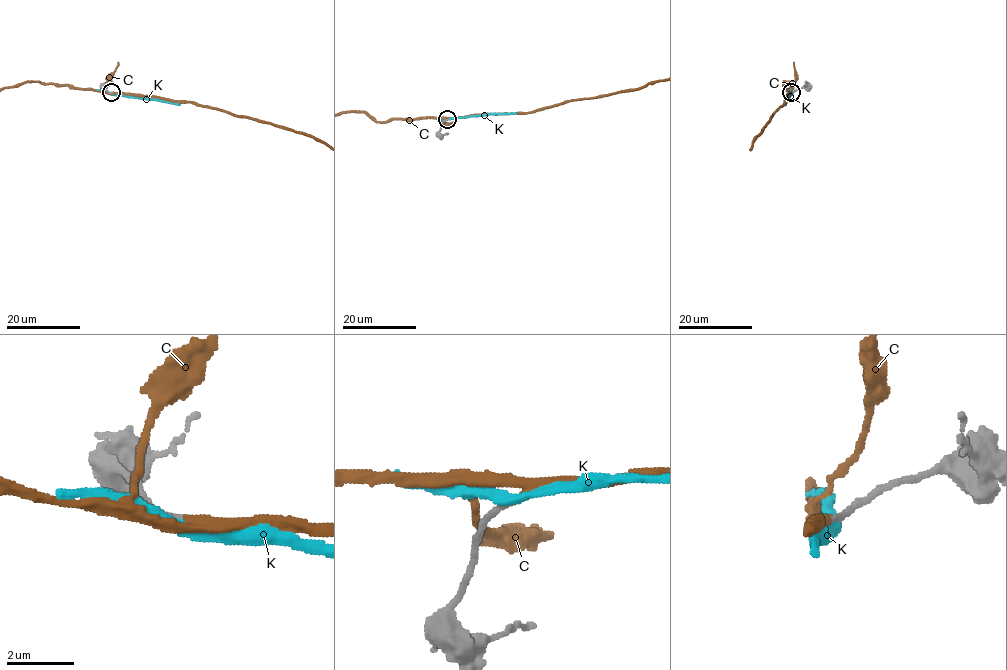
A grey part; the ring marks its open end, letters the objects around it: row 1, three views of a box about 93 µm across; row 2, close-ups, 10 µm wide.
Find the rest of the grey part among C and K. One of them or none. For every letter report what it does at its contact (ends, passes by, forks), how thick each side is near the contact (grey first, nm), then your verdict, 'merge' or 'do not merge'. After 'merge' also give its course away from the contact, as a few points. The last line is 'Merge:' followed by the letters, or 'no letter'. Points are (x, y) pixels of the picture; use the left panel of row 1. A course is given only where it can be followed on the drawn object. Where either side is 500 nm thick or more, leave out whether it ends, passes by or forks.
C: it passes by; 180 nm thick on the grey side, 280 nm on the other; merge
K: it passes by; 220 nm thick on the grey side, 300 nm on the other; do not merge
Merge: C

